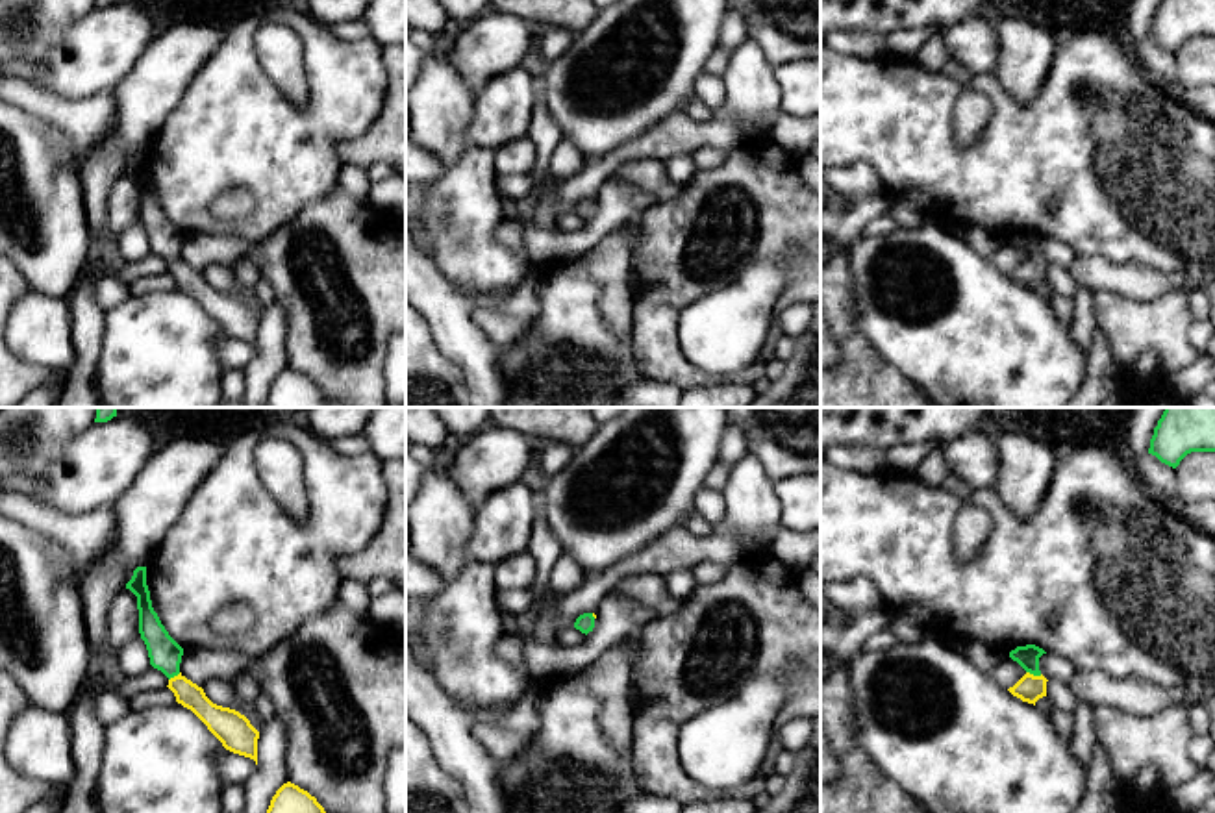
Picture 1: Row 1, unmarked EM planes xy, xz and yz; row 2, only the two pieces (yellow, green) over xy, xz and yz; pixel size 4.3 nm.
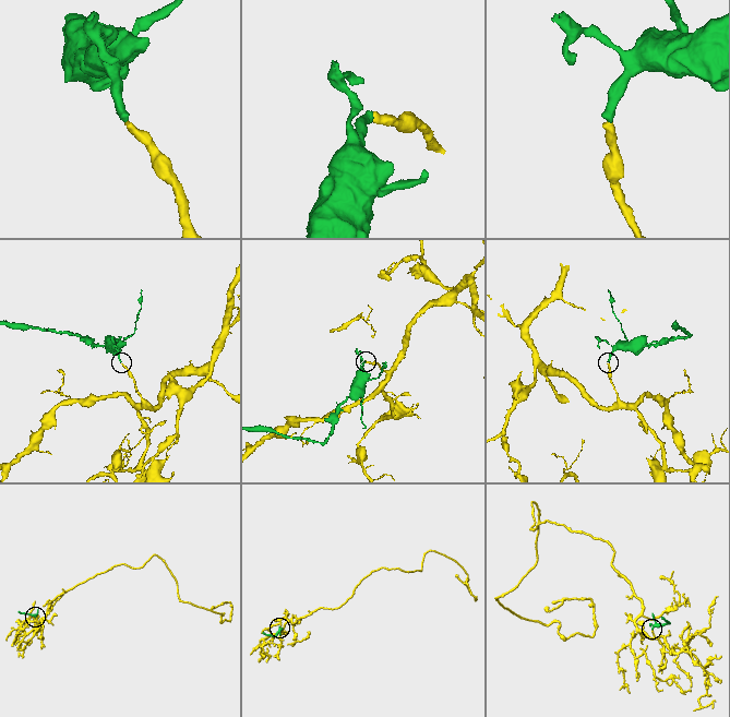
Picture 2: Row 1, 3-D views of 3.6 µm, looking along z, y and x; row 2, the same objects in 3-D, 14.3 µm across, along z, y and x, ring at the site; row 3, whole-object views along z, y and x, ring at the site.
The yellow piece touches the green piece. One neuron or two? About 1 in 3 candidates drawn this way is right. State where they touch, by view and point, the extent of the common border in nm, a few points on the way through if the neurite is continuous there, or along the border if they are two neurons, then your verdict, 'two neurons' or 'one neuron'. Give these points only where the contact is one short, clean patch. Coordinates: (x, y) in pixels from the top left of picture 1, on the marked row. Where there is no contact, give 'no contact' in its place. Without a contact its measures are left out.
meets yellow in yz at (1032, 675); contact 70 nm long; runs through yz (1030, 687), (1032, 675), (1027, 656); one neuron

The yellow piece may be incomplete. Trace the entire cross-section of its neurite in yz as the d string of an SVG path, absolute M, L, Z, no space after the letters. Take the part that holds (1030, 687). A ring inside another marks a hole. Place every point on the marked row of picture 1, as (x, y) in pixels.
M1035 644L1017 646L1009 652L1009 657L1017 661L1026 674L1008 691L1022 702L1033 704L1046 696L1046 678L1039 670L1039 657L1046 654Z

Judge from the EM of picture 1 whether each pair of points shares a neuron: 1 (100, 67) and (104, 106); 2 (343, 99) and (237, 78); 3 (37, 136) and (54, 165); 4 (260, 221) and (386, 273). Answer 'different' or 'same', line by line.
1: different
2: same
3: same
4: different

